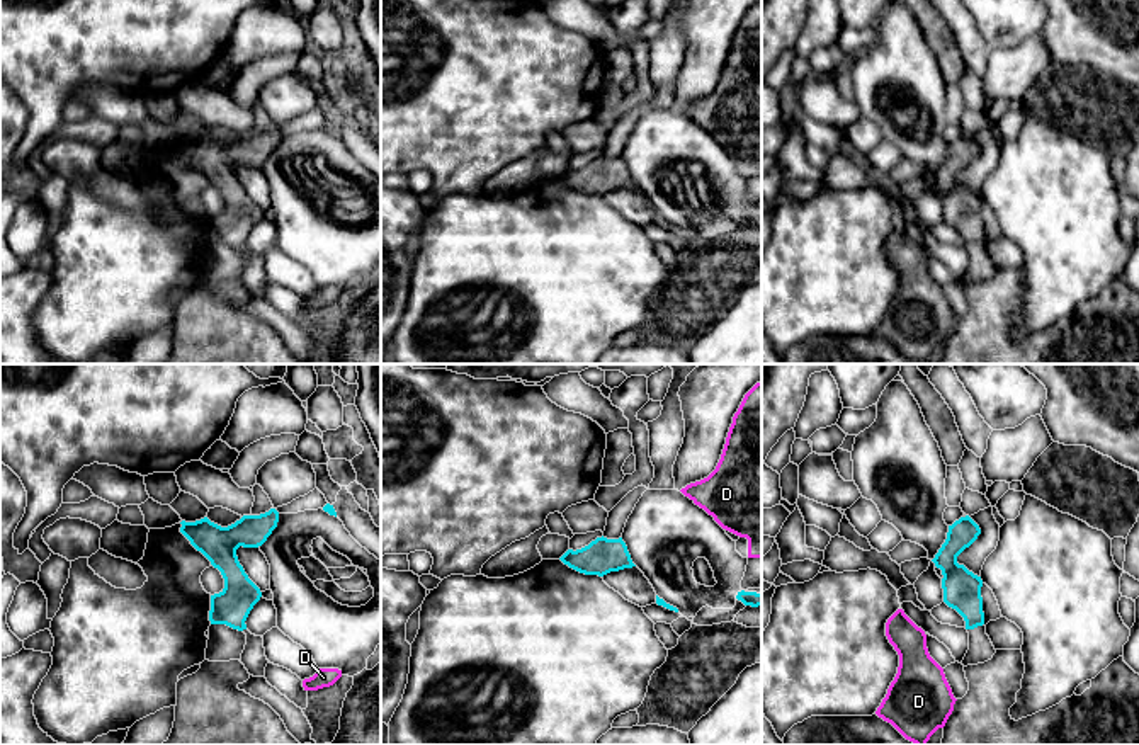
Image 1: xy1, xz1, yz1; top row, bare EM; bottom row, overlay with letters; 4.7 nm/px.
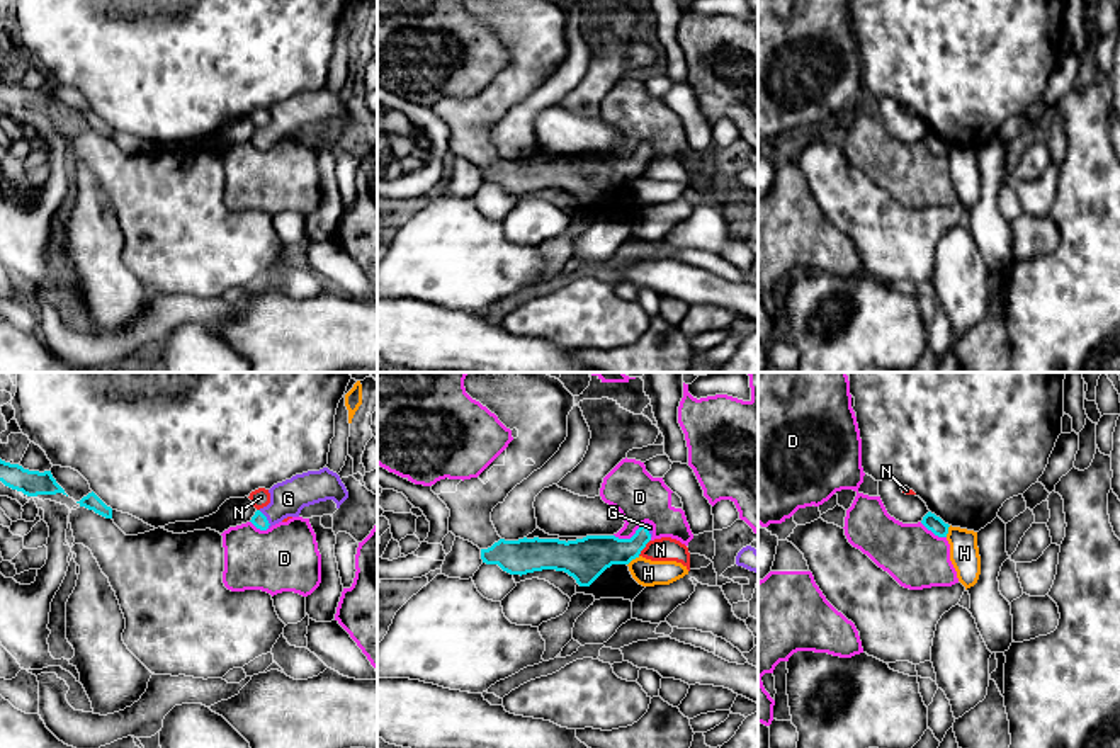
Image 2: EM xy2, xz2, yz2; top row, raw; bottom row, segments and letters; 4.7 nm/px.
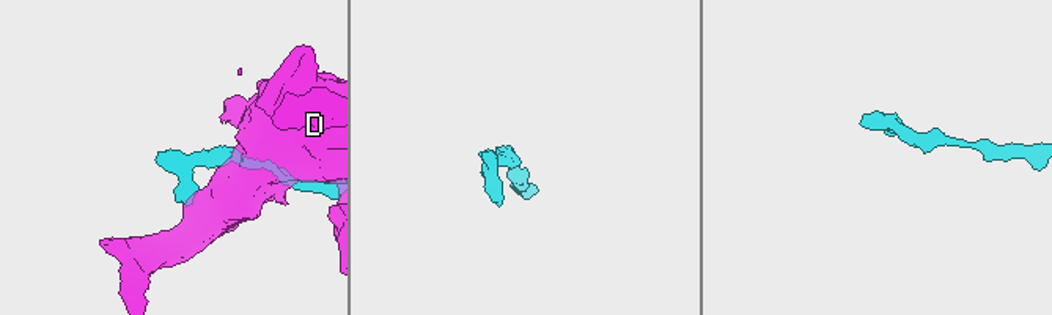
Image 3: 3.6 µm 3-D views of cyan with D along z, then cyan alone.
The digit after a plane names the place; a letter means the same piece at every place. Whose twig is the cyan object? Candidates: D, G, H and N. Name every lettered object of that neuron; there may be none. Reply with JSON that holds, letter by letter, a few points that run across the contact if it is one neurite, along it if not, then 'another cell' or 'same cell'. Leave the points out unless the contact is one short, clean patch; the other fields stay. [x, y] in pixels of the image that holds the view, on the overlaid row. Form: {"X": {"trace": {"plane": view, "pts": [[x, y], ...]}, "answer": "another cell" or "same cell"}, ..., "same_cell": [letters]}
{"D": {"trace": {"plane": "xz2", "pts": [[644, 522], [629, 538], [614, 536]]}, "answer": "another cell"}, "G": {"trace": {"plane": "xy2", "pts": [[259, 519], [265, 519], [288, 498]]}, "answer": "same cell"}, "H": {"trace": {"plane": "xz2", "pts": [[639, 556], [627, 565]]}, "answer": "another cell"}, "N": {"trace": {"plane": "xz2", "pts": [[650, 539], [638, 555]]}, "answer": "another cell"}, "same_cell": ["G"]}

